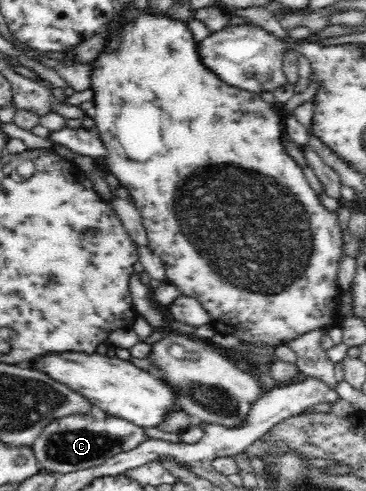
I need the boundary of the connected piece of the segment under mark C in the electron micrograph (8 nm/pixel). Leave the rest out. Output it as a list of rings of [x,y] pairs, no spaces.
[[[93,412],[92,414],[69,414],[51,420],[32,444],[35,457],[42,469],[56,474],[69,474],[97,466],[105,466],[109,458],[129,452],[147,440],[143,429],[128,420]]]

